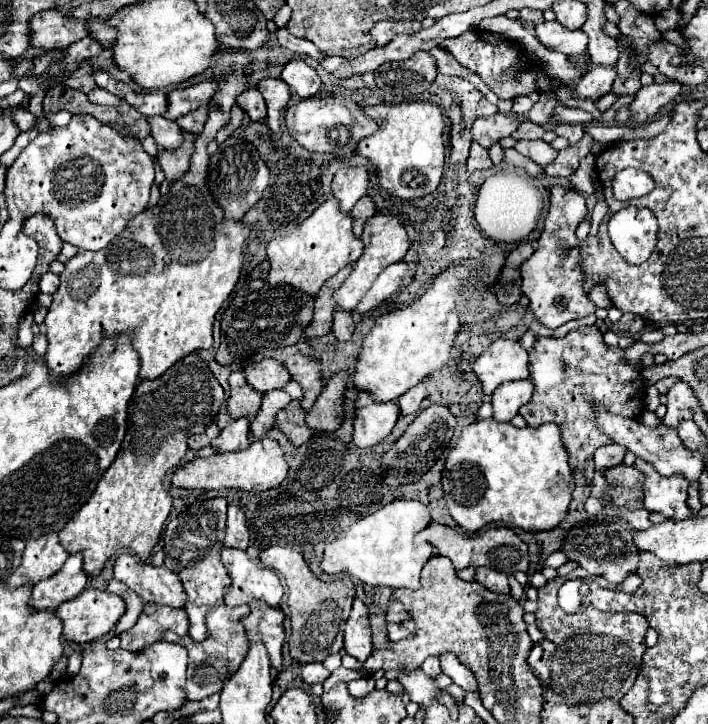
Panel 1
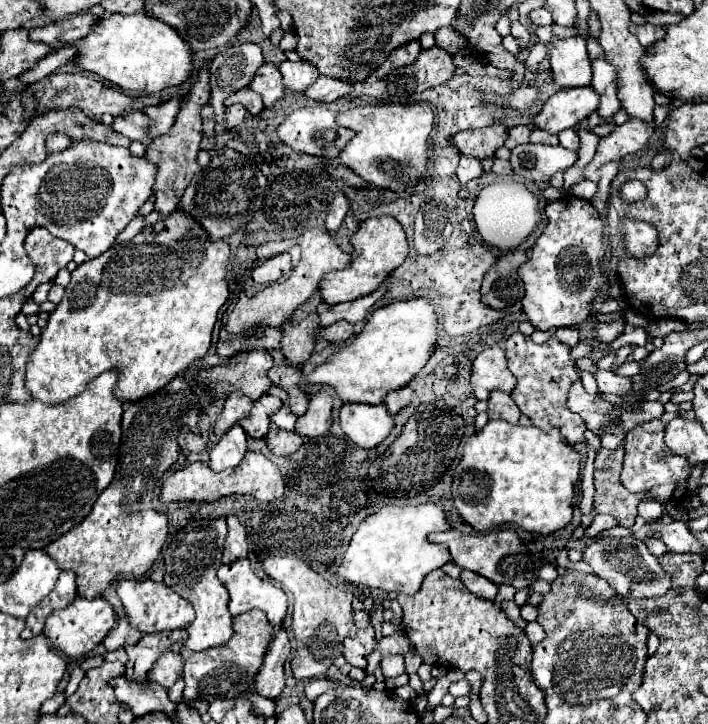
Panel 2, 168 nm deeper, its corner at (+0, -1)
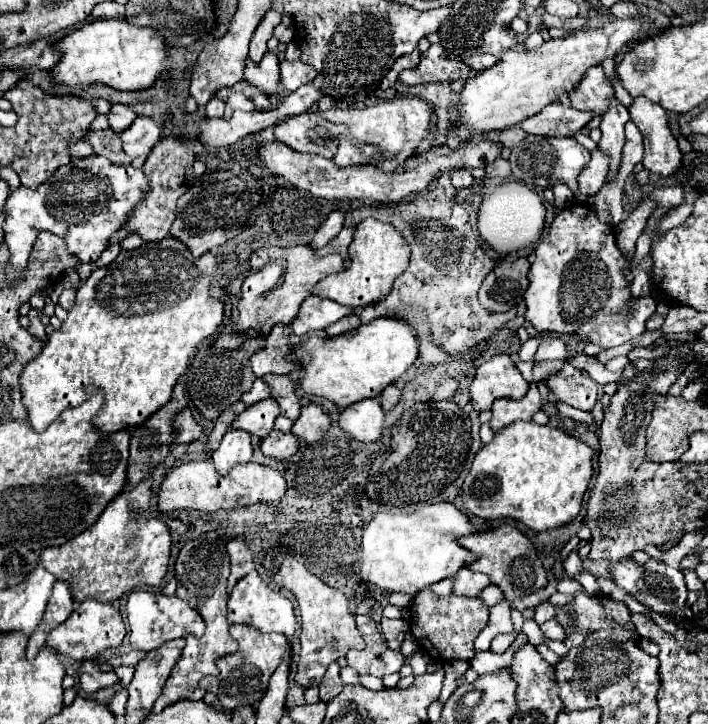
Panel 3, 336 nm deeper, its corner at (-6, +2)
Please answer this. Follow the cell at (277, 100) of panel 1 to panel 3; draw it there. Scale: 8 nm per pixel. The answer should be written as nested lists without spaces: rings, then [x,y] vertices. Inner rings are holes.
[[[266,52],[258,64],[248,60],[244,78],[256,88],[260,88],[264,94],[274,94],[280,82],[280,68],[278,68],[276,52]]]

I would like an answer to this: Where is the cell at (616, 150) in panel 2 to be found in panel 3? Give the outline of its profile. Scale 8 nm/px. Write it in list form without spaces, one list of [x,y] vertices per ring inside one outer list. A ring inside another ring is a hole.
[[[600,150],[592,152],[590,164],[584,168],[584,172],[578,176],[578,192],[576,200],[586,202],[590,196],[594,196],[606,182],[606,172],[608,172],[608,156],[602,154]]]

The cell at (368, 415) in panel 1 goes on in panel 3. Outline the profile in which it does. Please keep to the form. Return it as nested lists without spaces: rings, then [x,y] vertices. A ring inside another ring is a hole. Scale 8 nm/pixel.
[[[378,398],[360,400],[340,412],[338,424],[358,442],[376,442],[382,434],[384,410]]]

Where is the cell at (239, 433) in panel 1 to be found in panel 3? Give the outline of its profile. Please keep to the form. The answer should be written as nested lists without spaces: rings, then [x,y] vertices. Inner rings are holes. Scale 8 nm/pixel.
[[[228,430],[220,442],[220,448],[212,452],[212,462],[218,474],[228,474],[236,464],[246,464],[252,458],[252,438],[248,432]]]

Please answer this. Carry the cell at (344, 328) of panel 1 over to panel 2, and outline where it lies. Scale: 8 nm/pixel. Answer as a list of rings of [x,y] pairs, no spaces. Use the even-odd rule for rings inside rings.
[[[336,321],[336,323],[332,323],[332,327],[320,329],[320,335],[326,341],[346,341],[352,337],[352,333],[354,333],[354,327],[348,321]]]

